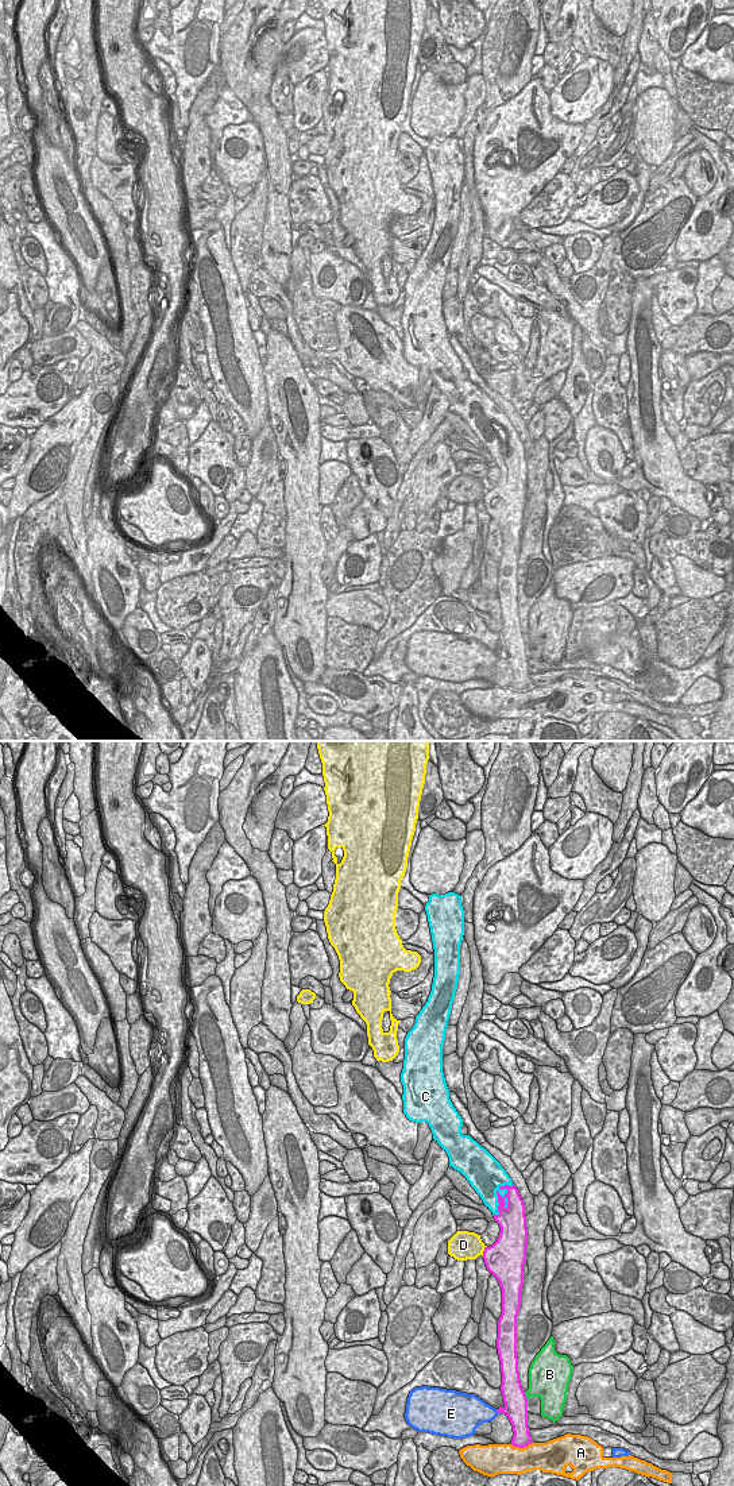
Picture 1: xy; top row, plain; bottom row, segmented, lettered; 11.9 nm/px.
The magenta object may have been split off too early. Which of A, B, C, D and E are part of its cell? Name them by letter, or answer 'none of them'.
C

